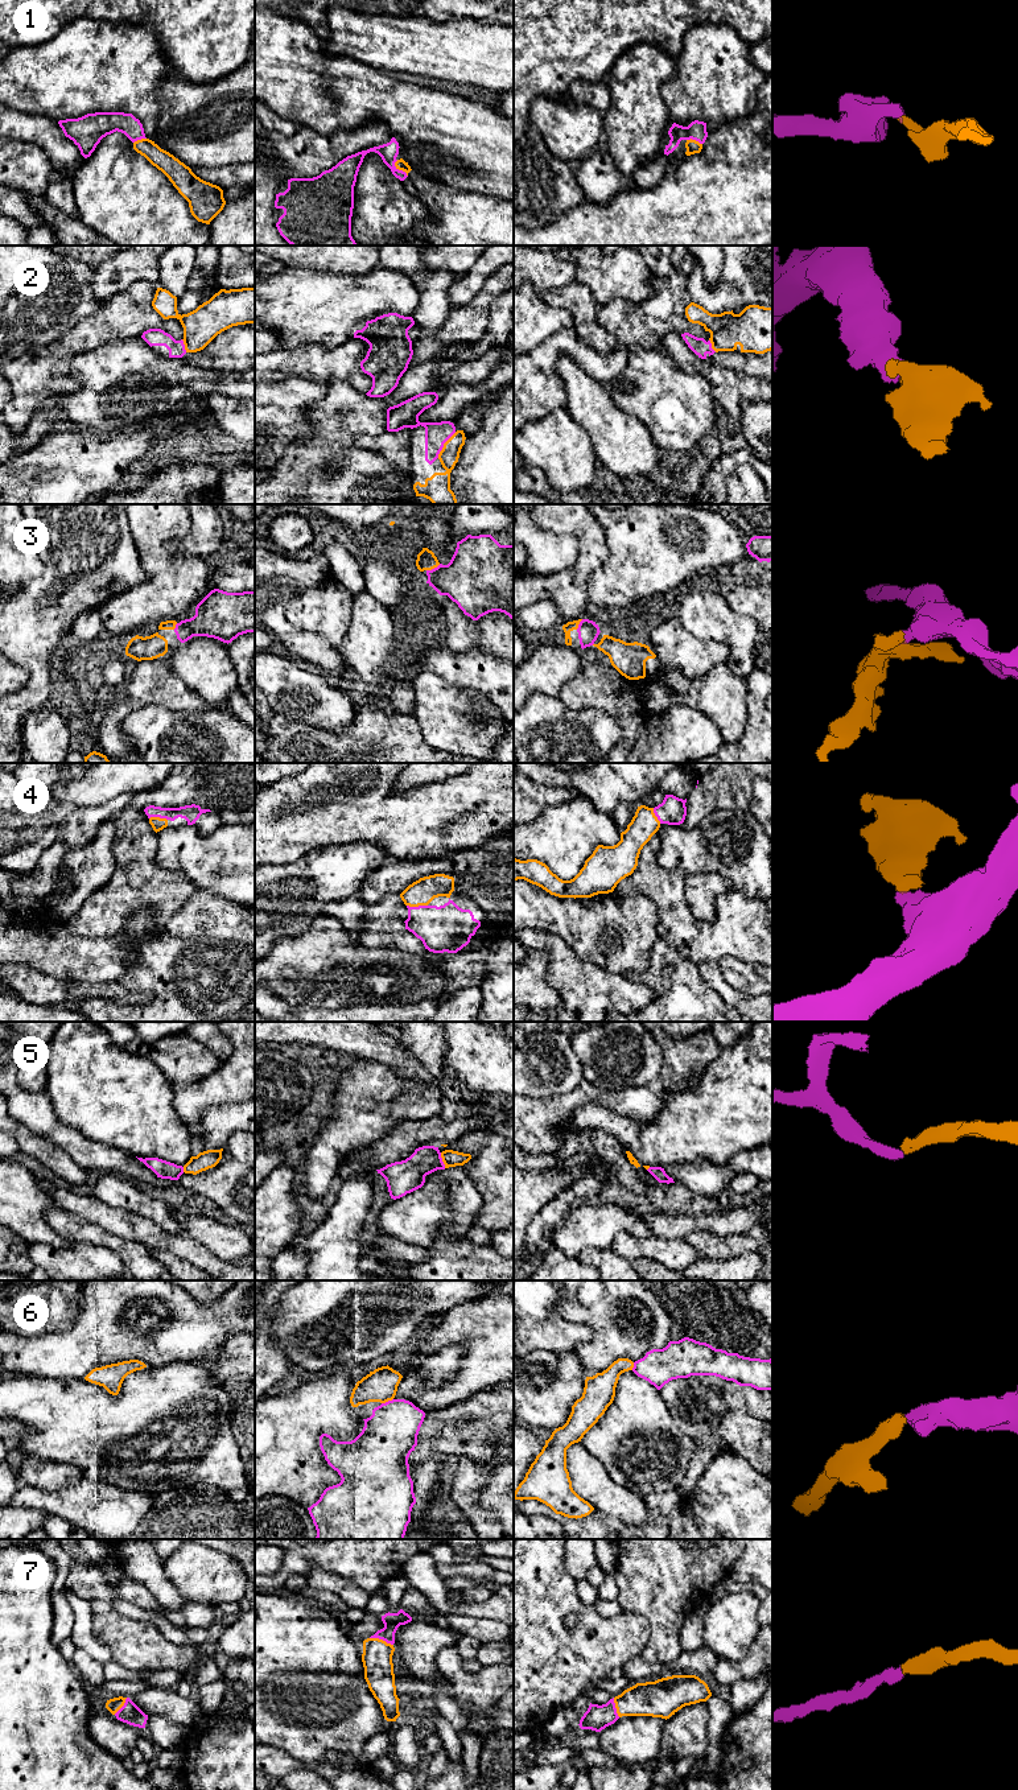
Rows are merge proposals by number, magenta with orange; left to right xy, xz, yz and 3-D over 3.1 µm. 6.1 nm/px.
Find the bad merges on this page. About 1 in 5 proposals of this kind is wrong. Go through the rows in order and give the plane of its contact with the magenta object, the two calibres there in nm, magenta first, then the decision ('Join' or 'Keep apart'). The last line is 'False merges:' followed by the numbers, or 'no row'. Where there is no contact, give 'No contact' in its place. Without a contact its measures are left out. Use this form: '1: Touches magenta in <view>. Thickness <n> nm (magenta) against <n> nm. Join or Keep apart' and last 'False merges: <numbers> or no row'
1: Touches magenta in xz. Thickness 120 nm (magenta) against 70 nm. Join
2: Touches magenta in xz. Thickness 140 nm (magenta) against 140 nm. Join
3: Touches magenta in xz. Thickness 360 nm (magenta) against 120 nm. Join
4: Touches magenta in xz. Thickness 280 nm (magenta) against 160 nm. Join
5: Touches magenta in xz. Thickness 200 nm (magenta) against 100 nm. Join
6: Touches magenta in xz. Thickness 320 nm (magenta) against 200 nm. Join
7: Touches magenta in xz. Thickness 100 nm (magenta) against 180 nm. Join
False merges: no row

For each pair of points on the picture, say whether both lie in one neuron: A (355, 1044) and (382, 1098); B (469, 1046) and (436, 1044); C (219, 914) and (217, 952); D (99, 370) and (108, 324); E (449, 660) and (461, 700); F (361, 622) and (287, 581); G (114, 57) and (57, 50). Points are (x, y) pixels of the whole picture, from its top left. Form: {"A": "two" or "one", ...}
{"A": "two", "B": "two", "C": "two", "D": "two", "E": "two", "F": "two", "G": "one"}

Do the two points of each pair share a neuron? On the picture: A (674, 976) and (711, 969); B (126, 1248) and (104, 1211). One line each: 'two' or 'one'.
A: two
B: two

